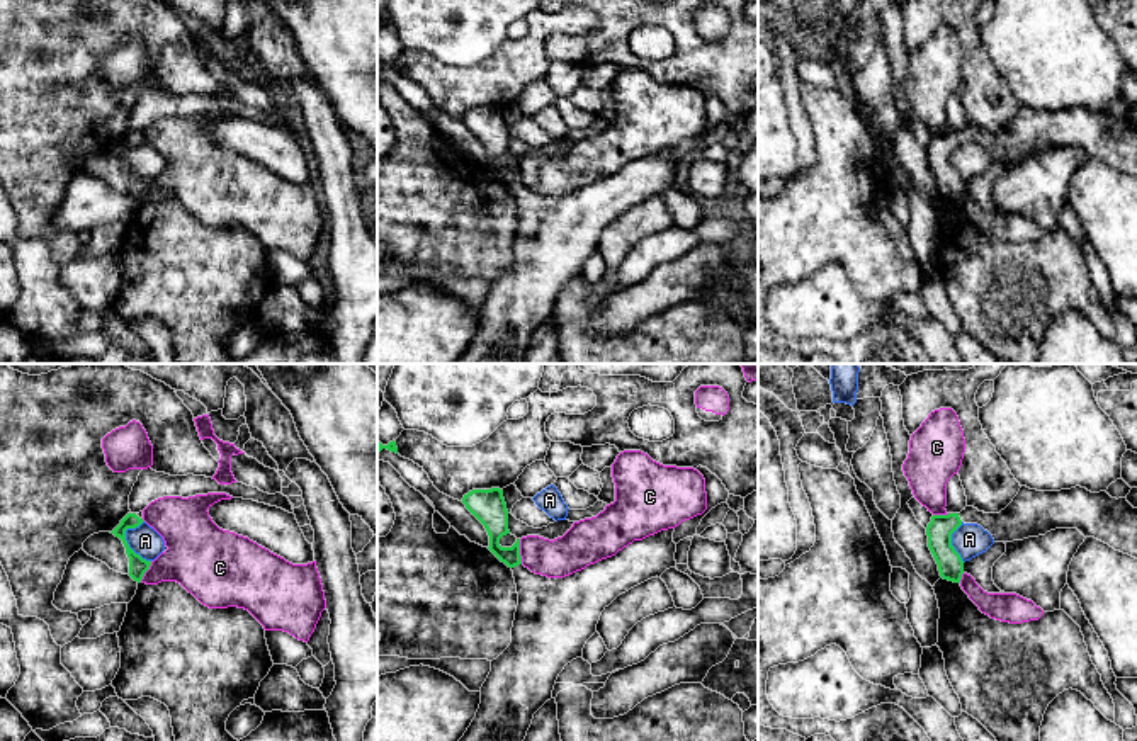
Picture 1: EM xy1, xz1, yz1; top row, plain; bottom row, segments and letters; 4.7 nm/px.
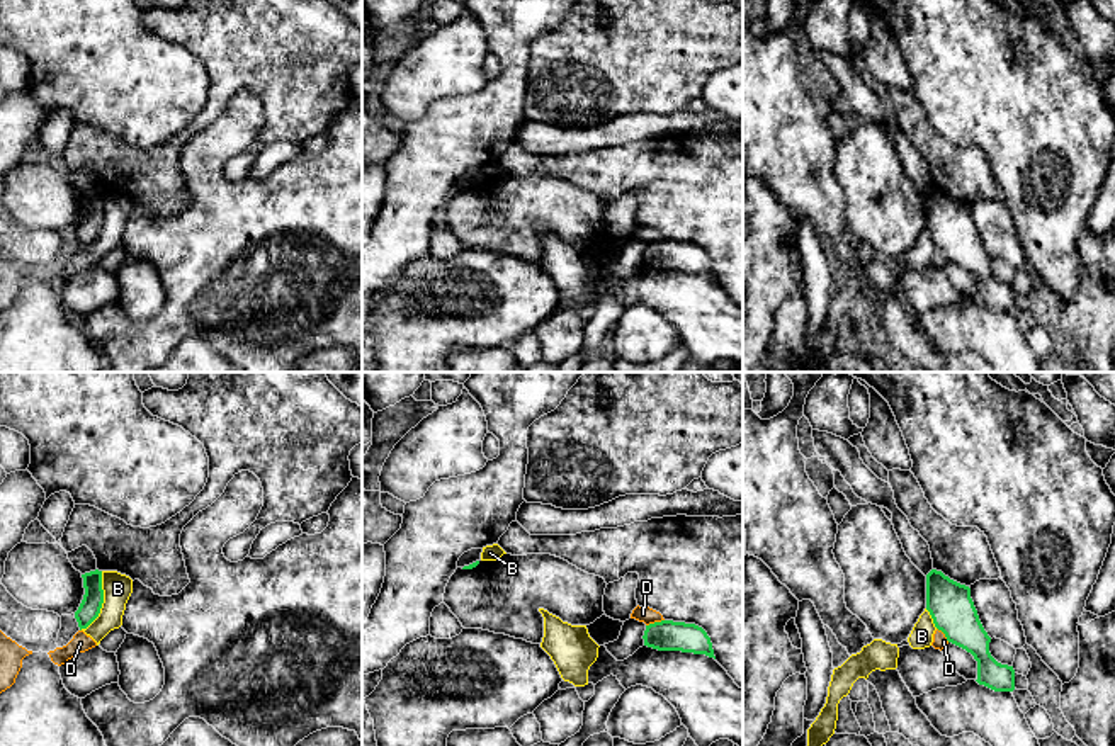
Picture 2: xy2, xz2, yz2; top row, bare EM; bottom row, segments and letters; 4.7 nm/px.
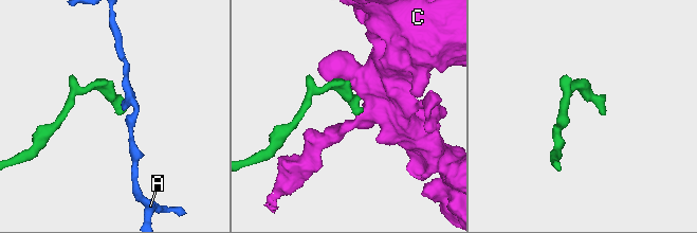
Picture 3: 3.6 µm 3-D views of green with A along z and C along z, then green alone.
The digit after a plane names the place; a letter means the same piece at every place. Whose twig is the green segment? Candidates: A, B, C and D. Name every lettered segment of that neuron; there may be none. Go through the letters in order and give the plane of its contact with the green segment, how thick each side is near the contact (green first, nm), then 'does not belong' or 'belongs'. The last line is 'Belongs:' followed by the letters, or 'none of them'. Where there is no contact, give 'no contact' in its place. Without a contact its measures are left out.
A: contact in xy1; calibres 90 and 140 nm; does not belong
B: contact in xy2; calibres 100 and 140 nm; does not belong
C: contact in xz1; calibres 160 and 190 nm; does not belong
D: contact in xz2; calibres 140 and 80 nm; does not belong
Belongs: none of them

